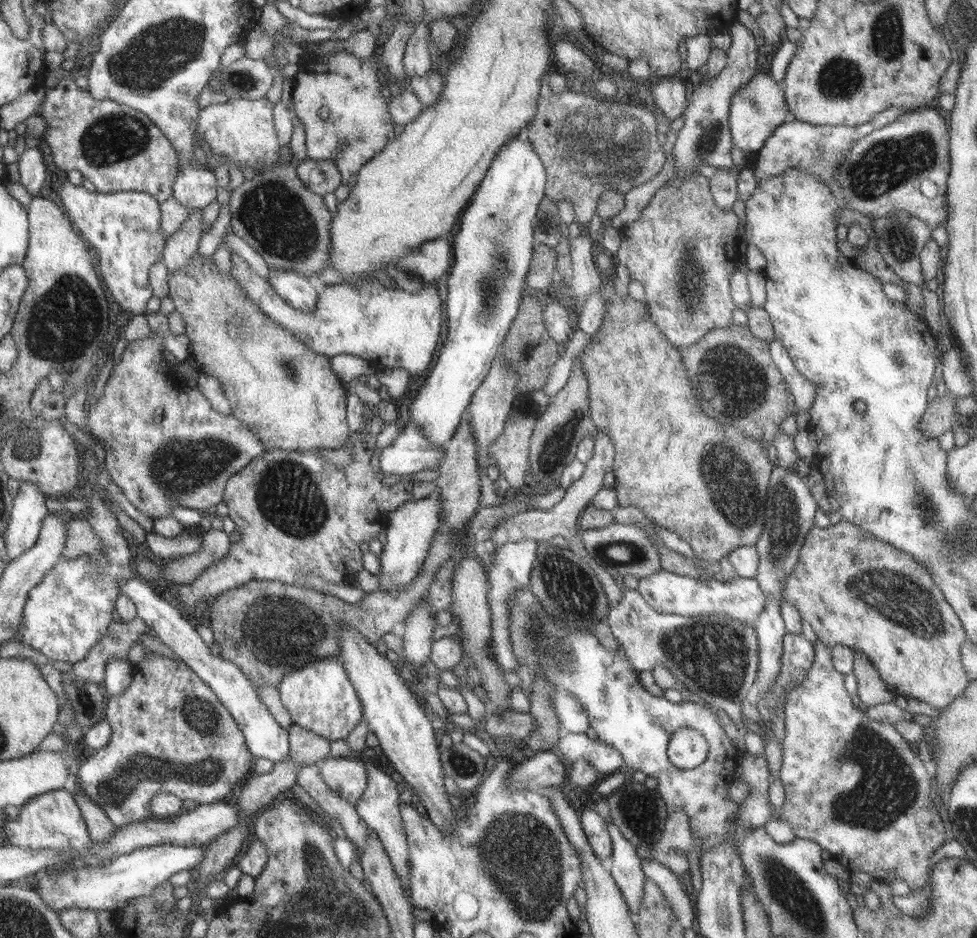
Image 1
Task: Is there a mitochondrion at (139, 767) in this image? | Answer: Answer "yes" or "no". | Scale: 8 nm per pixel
yes

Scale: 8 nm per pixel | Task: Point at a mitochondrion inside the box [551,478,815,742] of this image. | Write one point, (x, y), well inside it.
(714, 656)

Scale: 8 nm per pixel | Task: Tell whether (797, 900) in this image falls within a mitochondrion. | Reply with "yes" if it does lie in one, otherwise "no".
yes

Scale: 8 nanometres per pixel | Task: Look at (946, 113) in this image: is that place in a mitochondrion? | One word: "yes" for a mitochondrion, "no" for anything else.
no

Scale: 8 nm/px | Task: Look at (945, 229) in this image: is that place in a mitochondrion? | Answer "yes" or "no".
no

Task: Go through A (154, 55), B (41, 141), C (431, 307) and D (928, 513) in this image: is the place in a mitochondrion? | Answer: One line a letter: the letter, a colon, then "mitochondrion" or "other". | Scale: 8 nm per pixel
A: mitochondrion
B: other
C: other
D: mitochondrion

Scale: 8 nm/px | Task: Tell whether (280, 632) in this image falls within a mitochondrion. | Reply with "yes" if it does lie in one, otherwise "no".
yes

